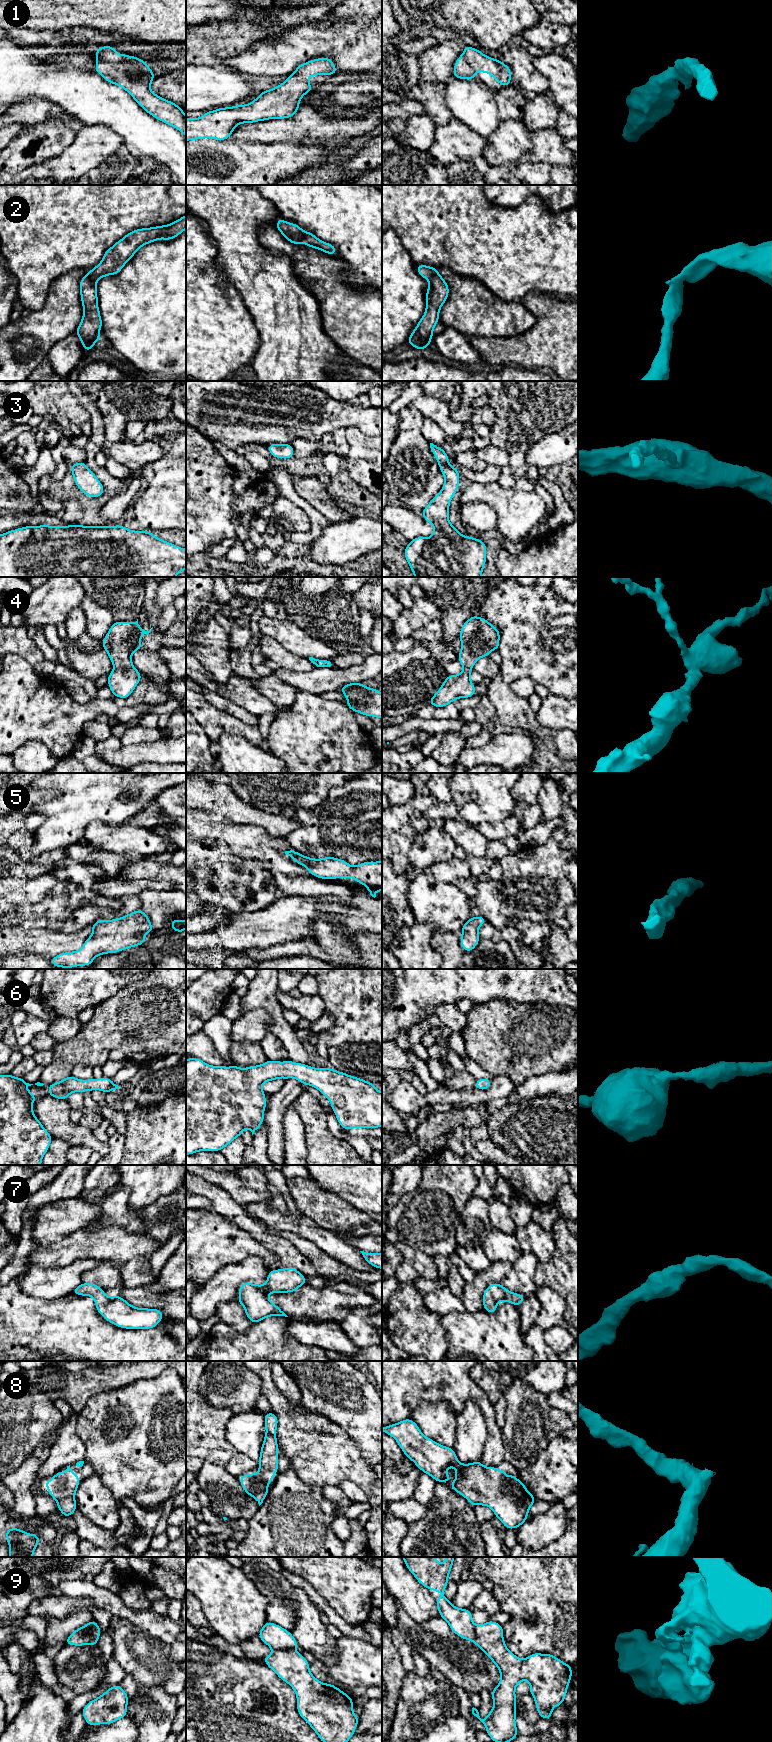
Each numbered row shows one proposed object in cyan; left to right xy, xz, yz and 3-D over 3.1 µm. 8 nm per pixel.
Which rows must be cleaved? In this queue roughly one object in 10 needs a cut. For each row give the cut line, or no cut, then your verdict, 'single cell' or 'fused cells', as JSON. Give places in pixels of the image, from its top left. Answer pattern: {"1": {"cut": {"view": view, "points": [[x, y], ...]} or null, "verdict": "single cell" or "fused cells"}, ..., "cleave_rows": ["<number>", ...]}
{"1": {"cut": null, "verdict": "single cell"}, "2": {"cut": null, "verdict": "single cell"}, "3": {"cut": null, "verdict": "single cell"}, "4": {"cut": null, "verdict": "single cell"}, "5": {"cut": null, "verdict": "single cell"}, "6": {"cut": null, "verdict": "single cell"}, "7": {"cut": null, "verdict": "single cell"}, "8": {"cut": null, "verdict": "single cell"}, "9": {"cut": {"view": "xz", "points": [[294, 1648], [274, 1650]]}, "verdict": "fused cells"}, "cleave_rows": ["9"]}

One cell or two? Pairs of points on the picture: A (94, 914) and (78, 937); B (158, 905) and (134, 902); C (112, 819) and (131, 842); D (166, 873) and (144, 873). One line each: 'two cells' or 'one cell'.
A: two cells
B: two cells
C: two cells
D: one cell

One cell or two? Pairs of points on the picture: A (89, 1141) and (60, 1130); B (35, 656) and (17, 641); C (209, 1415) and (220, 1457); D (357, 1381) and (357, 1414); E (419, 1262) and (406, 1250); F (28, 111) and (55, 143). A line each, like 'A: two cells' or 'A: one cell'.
A: one cell
B: one cell
C: one cell
D: one cell
E: one cell
F: two cells

